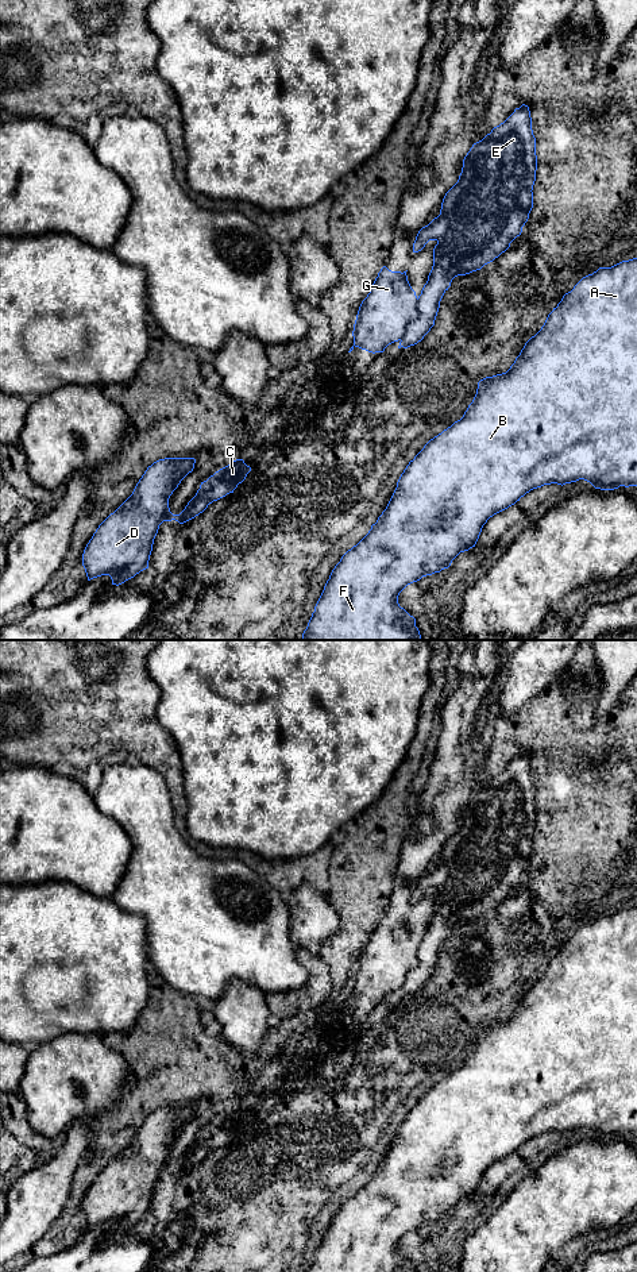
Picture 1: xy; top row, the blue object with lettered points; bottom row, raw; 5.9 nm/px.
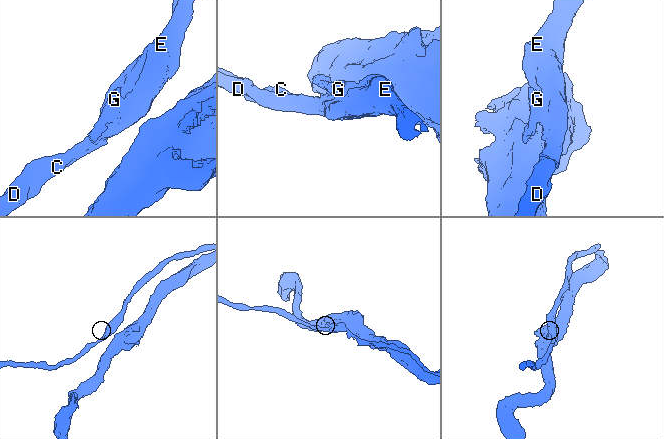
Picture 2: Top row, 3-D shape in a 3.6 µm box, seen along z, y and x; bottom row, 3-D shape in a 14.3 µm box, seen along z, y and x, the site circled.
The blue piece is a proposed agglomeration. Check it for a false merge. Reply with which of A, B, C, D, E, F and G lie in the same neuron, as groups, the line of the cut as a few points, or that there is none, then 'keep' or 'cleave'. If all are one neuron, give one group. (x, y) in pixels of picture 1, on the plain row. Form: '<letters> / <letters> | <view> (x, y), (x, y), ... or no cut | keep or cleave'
A B C D E F / G | xy (417, 947), (417, 963), (406, 974), (400, 987) | cleave

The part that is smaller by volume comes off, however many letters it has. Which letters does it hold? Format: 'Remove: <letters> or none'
Remove: G

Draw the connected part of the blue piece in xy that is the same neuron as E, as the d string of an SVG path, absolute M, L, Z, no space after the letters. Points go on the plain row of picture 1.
M522 752L482 789L472 793L463 807L458 830L443 847L440 863L418 879L413 901L421 899L429 889L436 889L437 893L433 897L432 918L417 947L418 963L408 971L398 997L417 992L431 979L440 949L455 925L480 918L521 883L533 856L536 818L536 786L530 759Z

